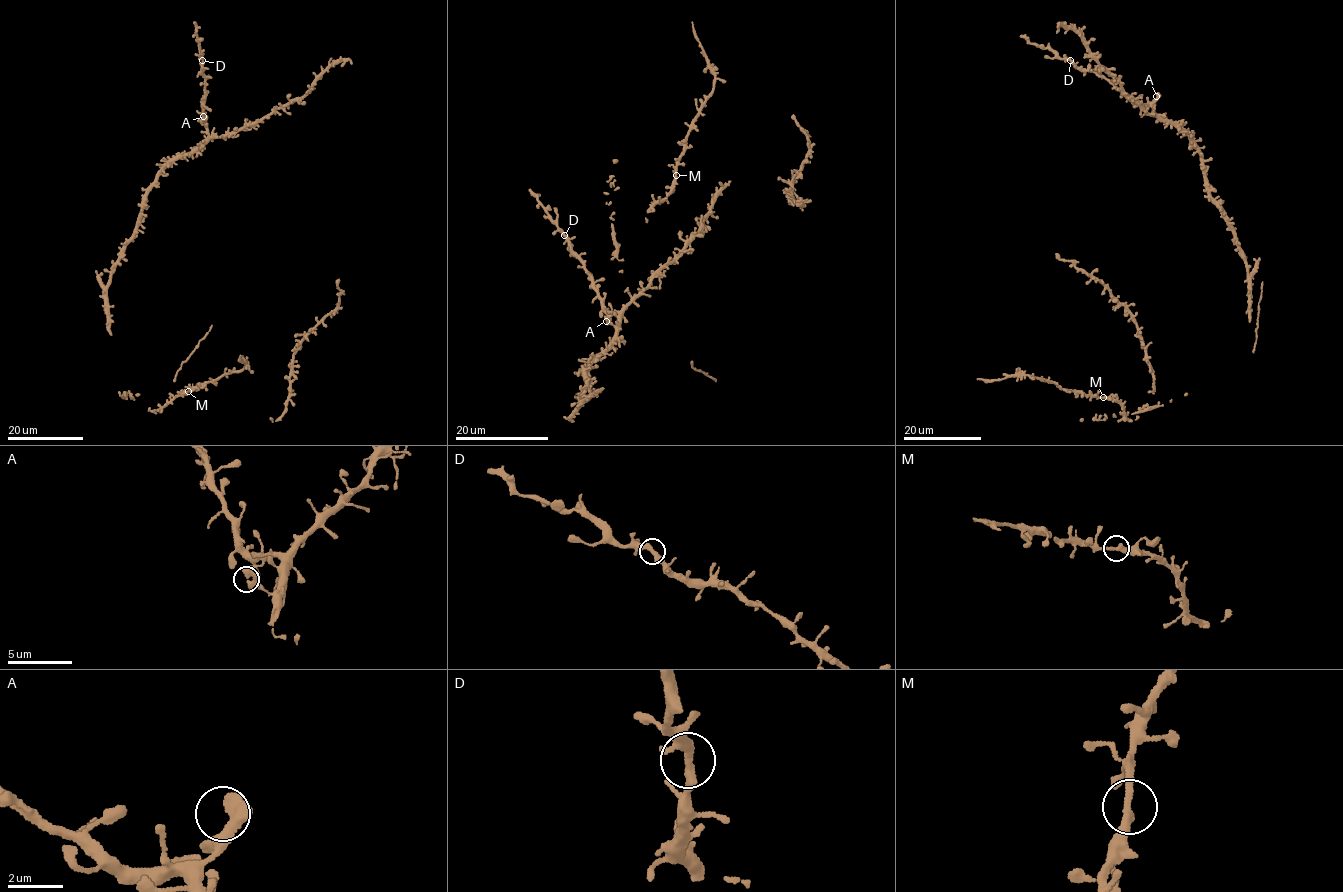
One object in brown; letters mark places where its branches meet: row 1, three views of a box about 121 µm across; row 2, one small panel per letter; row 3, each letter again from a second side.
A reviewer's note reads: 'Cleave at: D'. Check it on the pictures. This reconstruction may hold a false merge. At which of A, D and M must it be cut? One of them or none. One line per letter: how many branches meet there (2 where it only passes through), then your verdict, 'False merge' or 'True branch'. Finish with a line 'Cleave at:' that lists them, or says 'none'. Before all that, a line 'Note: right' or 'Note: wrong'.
Note: wrong
A: Branches: 2. True branch
D: Branches: 2. True branch
M: Branches: 2. True branch
Cleave at: none

